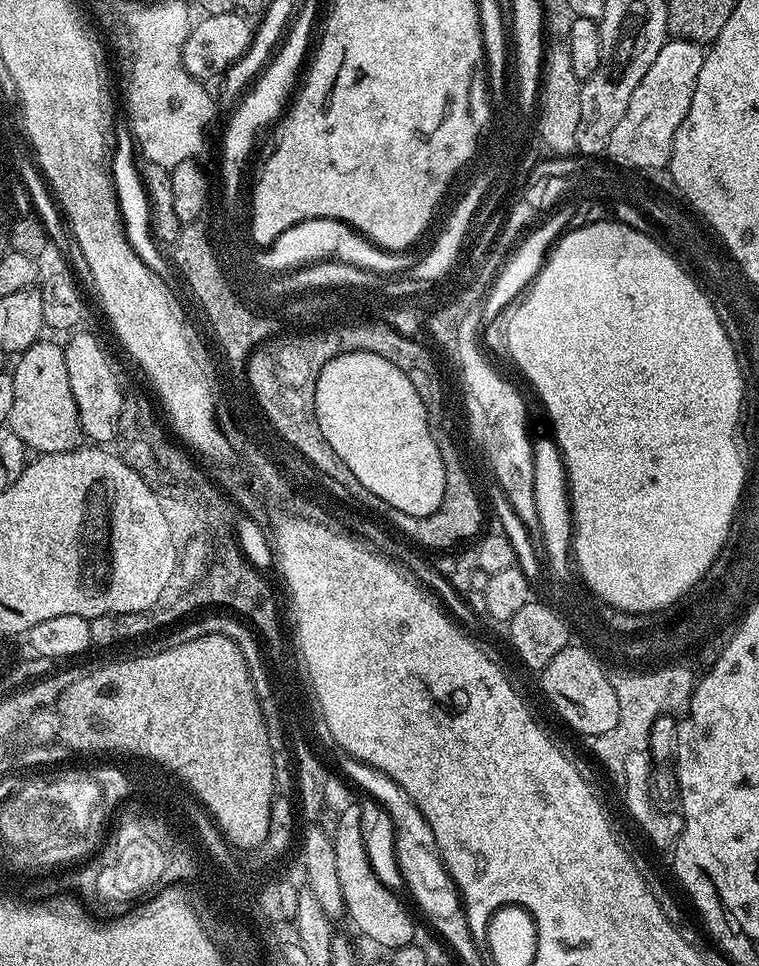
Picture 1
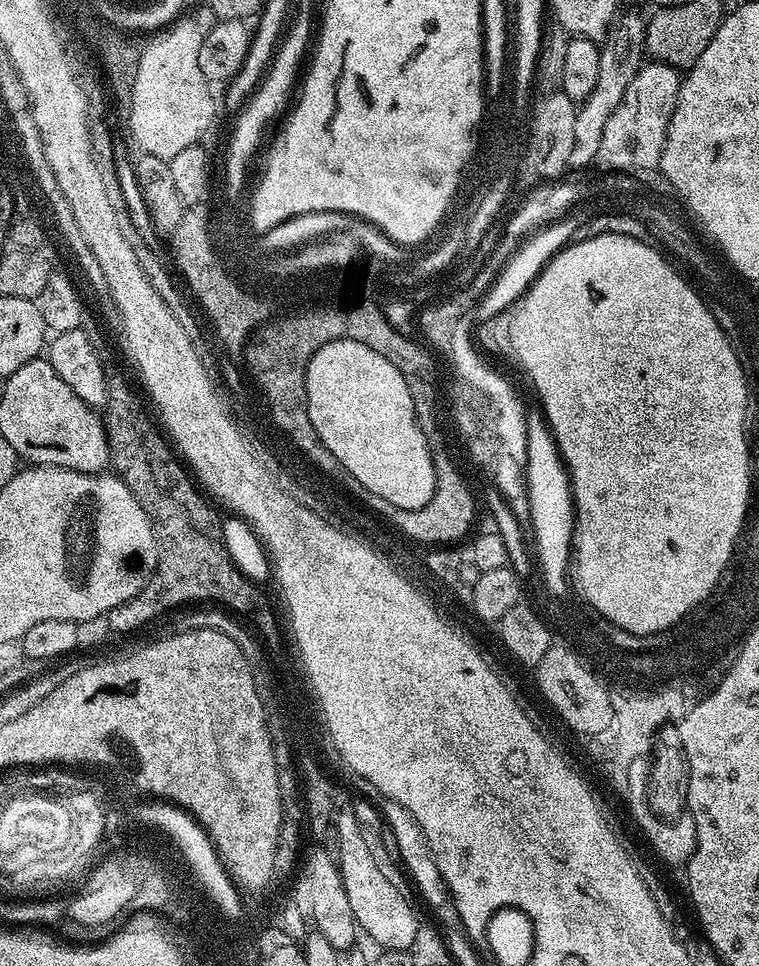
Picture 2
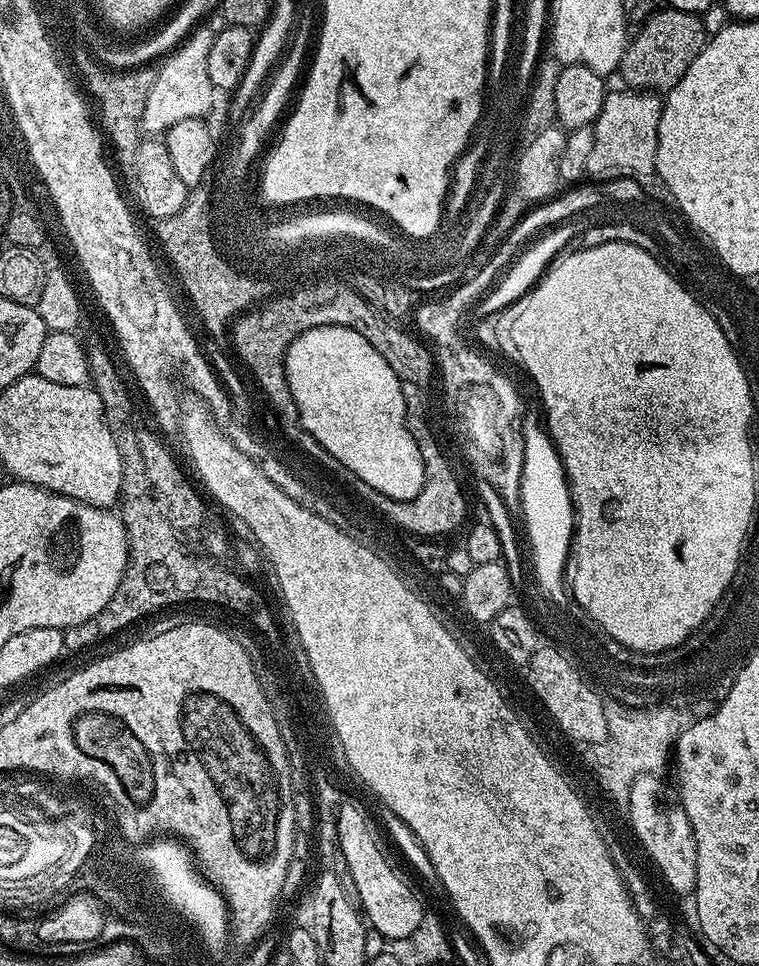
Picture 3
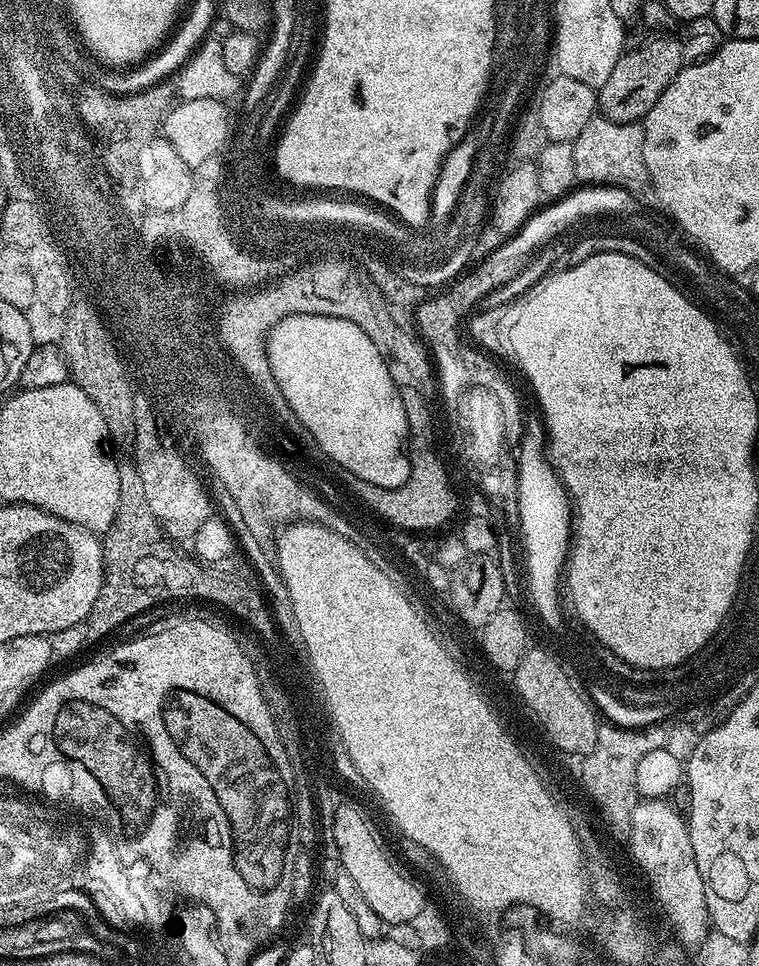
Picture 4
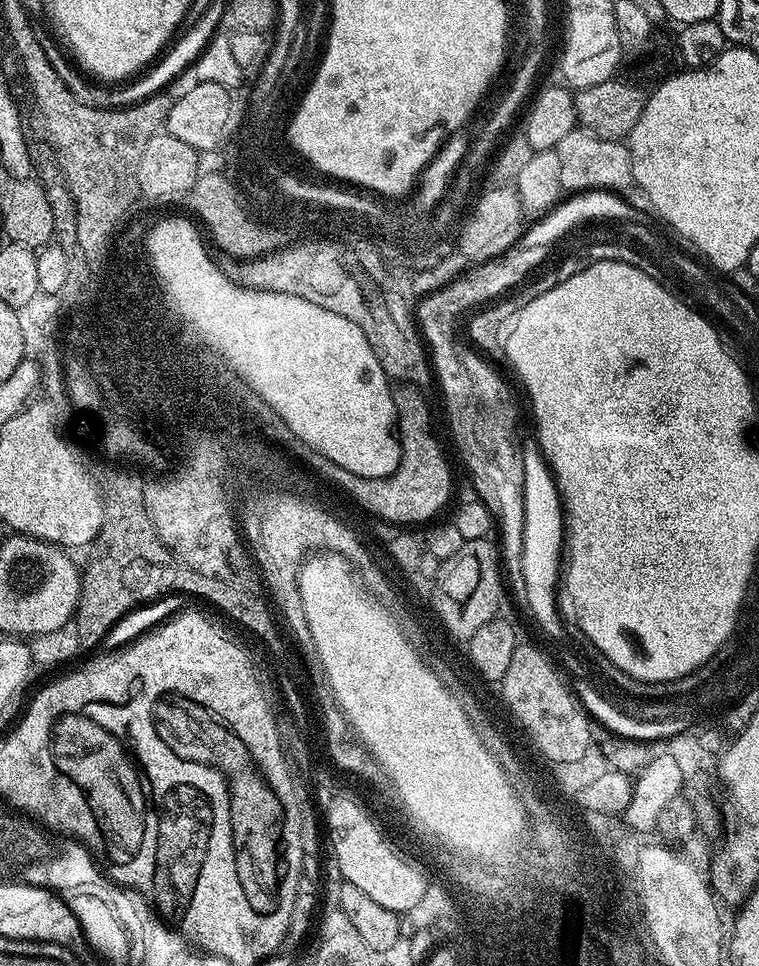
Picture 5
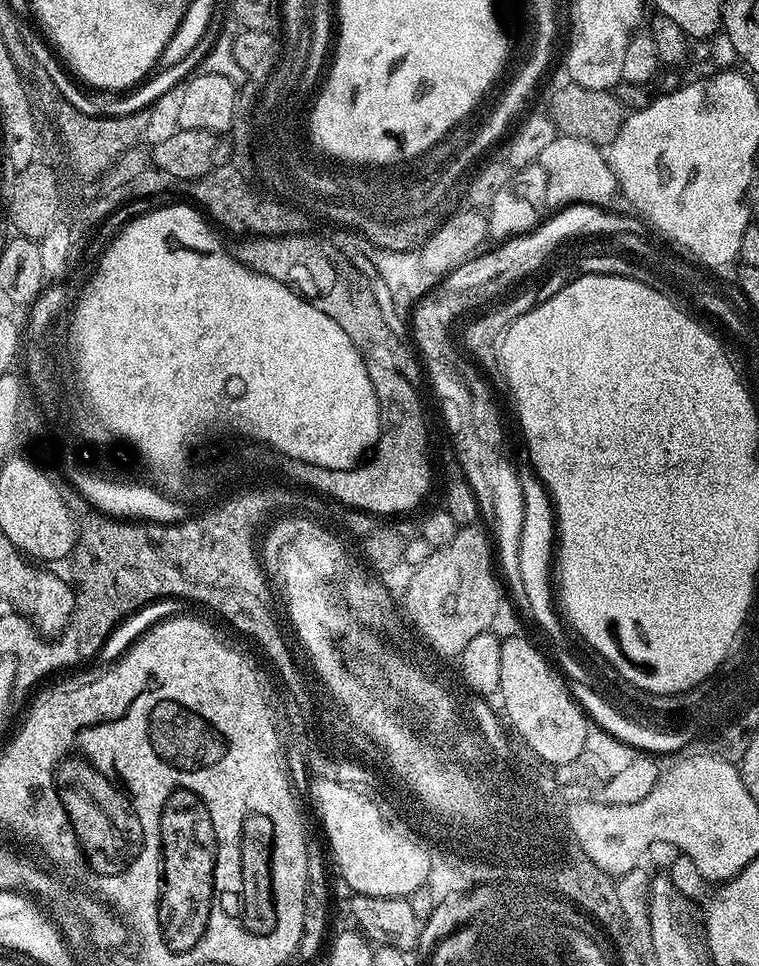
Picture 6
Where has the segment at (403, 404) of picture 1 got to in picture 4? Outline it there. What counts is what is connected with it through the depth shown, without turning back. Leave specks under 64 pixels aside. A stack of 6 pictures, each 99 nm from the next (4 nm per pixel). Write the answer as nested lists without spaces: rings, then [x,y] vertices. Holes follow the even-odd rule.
[[[294,314],[272,325],[266,351],[285,402],[329,459],[373,488],[401,488],[408,481],[408,423],[400,389],[363,330],[342,318]]]

